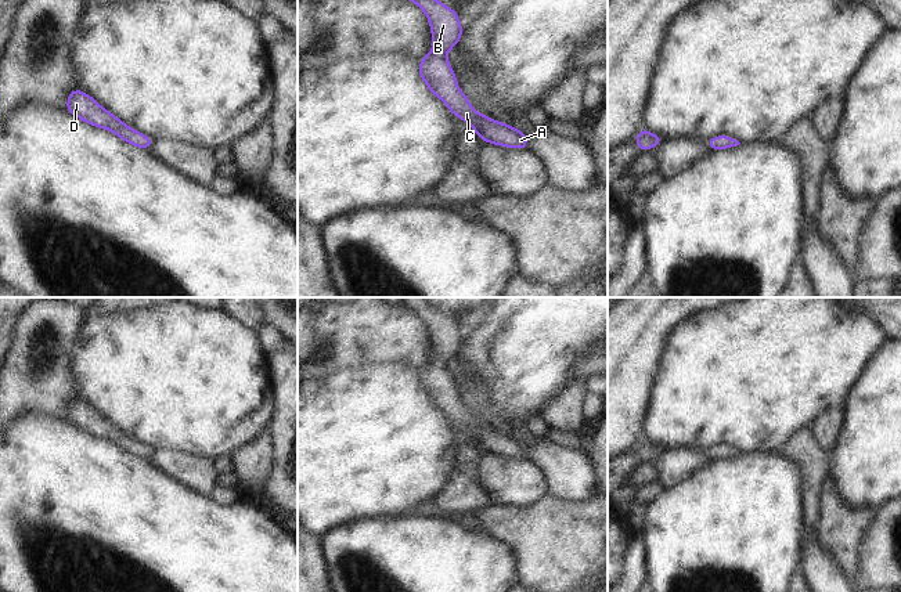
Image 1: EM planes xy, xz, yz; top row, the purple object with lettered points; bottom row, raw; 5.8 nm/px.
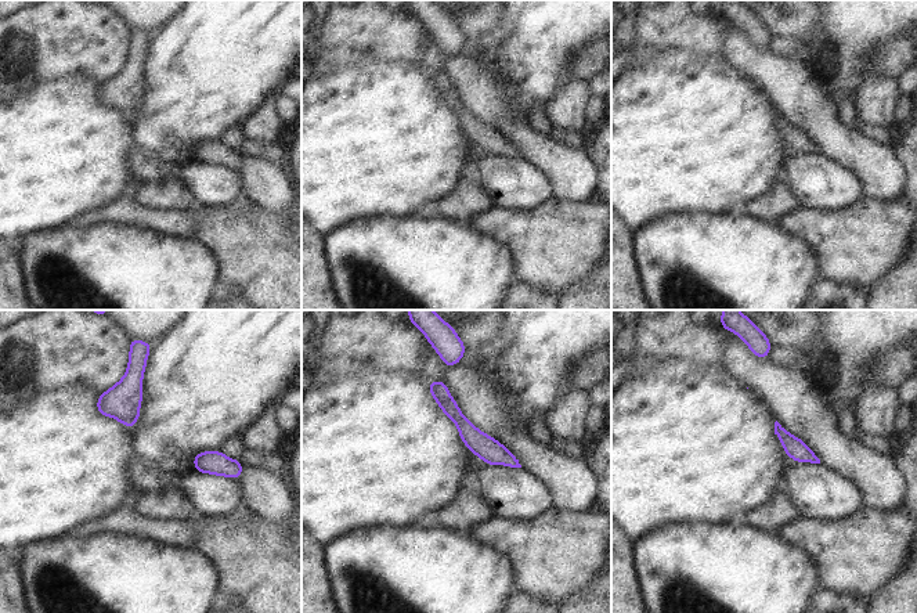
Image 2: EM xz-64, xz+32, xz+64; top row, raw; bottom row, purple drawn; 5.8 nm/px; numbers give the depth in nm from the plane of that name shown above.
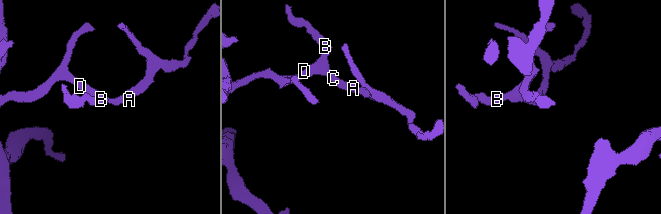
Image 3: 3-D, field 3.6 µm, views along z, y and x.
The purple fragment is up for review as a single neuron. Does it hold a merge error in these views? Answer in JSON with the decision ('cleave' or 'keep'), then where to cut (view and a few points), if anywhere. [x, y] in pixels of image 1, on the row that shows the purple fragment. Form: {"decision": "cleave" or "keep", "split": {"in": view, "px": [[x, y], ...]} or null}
{"decision": "keep", "split": null}

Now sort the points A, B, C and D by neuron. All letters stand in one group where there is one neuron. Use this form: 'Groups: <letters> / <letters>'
Groups: A B C D

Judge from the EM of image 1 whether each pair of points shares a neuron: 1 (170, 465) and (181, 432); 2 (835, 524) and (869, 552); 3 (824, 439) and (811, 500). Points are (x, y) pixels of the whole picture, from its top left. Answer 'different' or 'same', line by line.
1: different
2: different
3: different

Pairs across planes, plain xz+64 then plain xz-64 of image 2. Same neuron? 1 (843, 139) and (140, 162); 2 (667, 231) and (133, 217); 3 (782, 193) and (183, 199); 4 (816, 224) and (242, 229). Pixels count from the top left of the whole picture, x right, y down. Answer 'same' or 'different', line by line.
1: different
2: different
3: same
4: same

